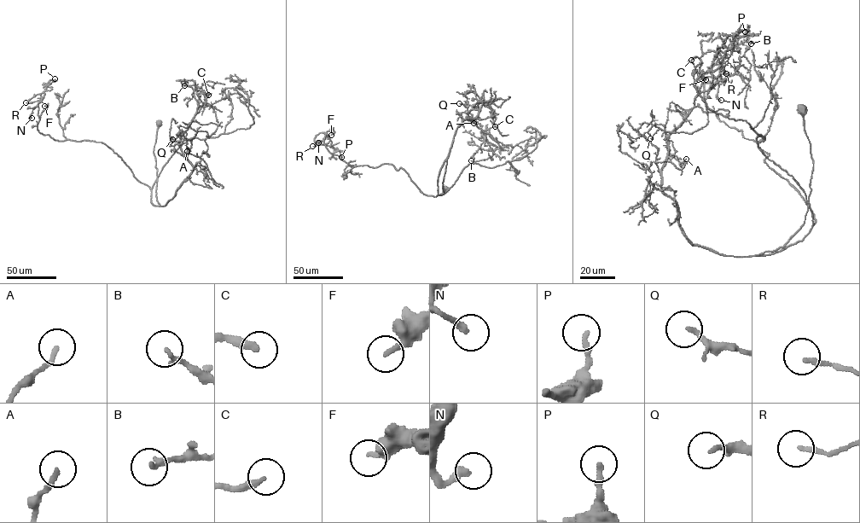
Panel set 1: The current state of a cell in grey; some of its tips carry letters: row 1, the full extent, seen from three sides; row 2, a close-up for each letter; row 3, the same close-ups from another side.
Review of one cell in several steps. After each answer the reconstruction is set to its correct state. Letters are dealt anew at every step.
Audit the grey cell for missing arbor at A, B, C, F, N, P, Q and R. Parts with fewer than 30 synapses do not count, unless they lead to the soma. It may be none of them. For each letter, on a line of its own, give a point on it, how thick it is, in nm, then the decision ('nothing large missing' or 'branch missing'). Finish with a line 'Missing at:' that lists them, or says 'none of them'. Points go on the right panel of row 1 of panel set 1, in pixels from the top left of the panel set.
A: at (686, 159); 190 nm thick; branch missing
B: at (751, 43); 220 nm thick; nothing large missing
C: at (691, 60); 280 nm thick; branch missing
F: at (706, 79); 200 nm thick; nothing large missing
N: at (721, 100); 280 nm thick; nothing large missing
P: at (745, 31); 240 nm thick; nothing large missing
Q: at (650, 138); 190 nm thick; nothing large missing
R: at (726, 73); 180 nm thick; nothing large missing
Missing at: A, C

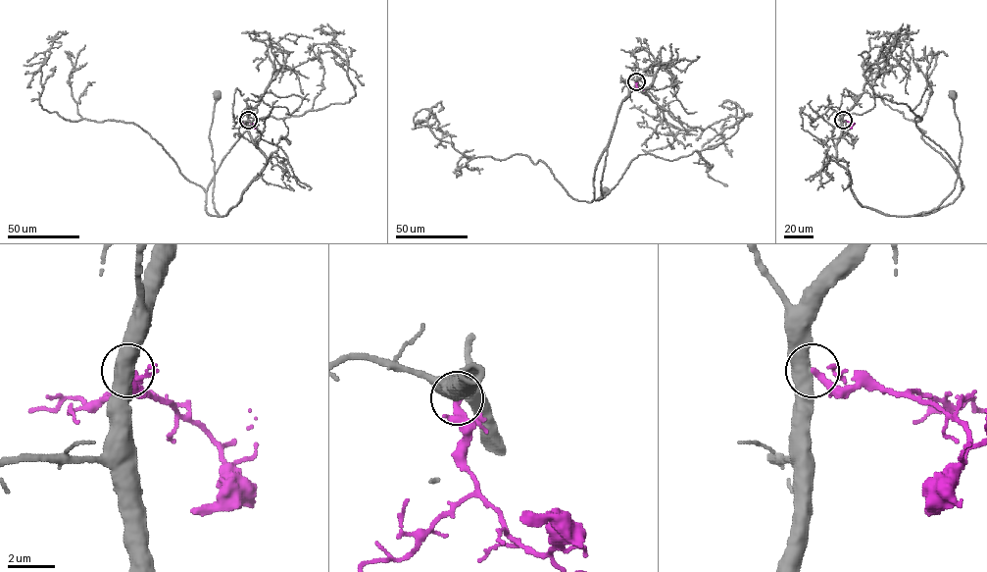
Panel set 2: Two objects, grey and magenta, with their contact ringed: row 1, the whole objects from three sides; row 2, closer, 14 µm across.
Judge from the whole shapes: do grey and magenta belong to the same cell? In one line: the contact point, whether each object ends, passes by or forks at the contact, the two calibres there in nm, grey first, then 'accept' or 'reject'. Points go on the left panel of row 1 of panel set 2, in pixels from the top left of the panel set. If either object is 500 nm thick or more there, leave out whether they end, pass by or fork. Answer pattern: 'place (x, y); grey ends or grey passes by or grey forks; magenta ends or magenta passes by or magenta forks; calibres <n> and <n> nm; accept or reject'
place (248, 120); calibres 550 and 280 nm; reject

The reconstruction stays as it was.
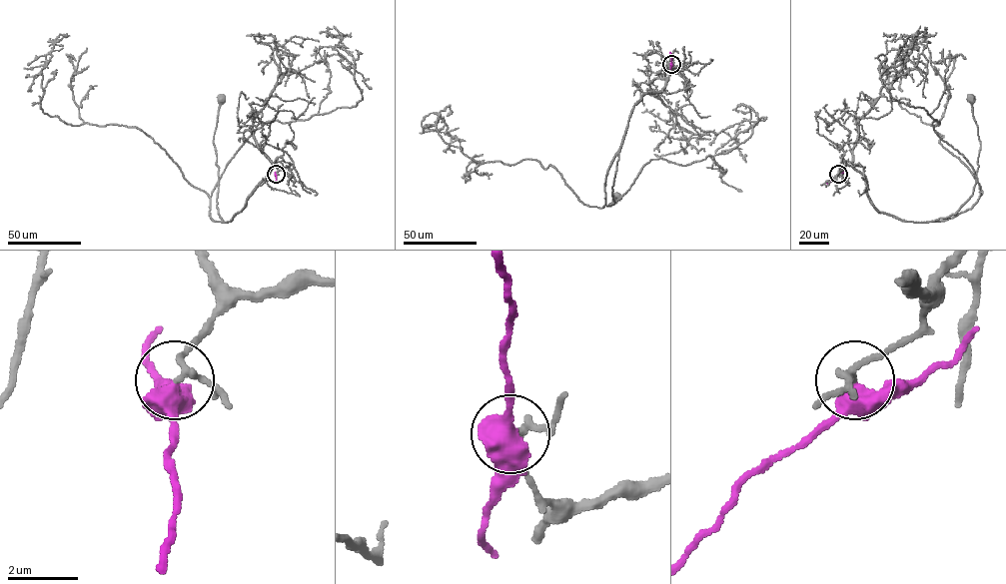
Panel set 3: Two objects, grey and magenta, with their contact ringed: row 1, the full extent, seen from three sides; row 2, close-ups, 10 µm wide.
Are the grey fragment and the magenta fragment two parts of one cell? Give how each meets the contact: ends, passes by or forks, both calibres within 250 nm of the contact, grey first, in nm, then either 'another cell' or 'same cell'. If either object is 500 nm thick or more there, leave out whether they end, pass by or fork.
grey passes by | magenta forks | 150/380 nm | another cell

